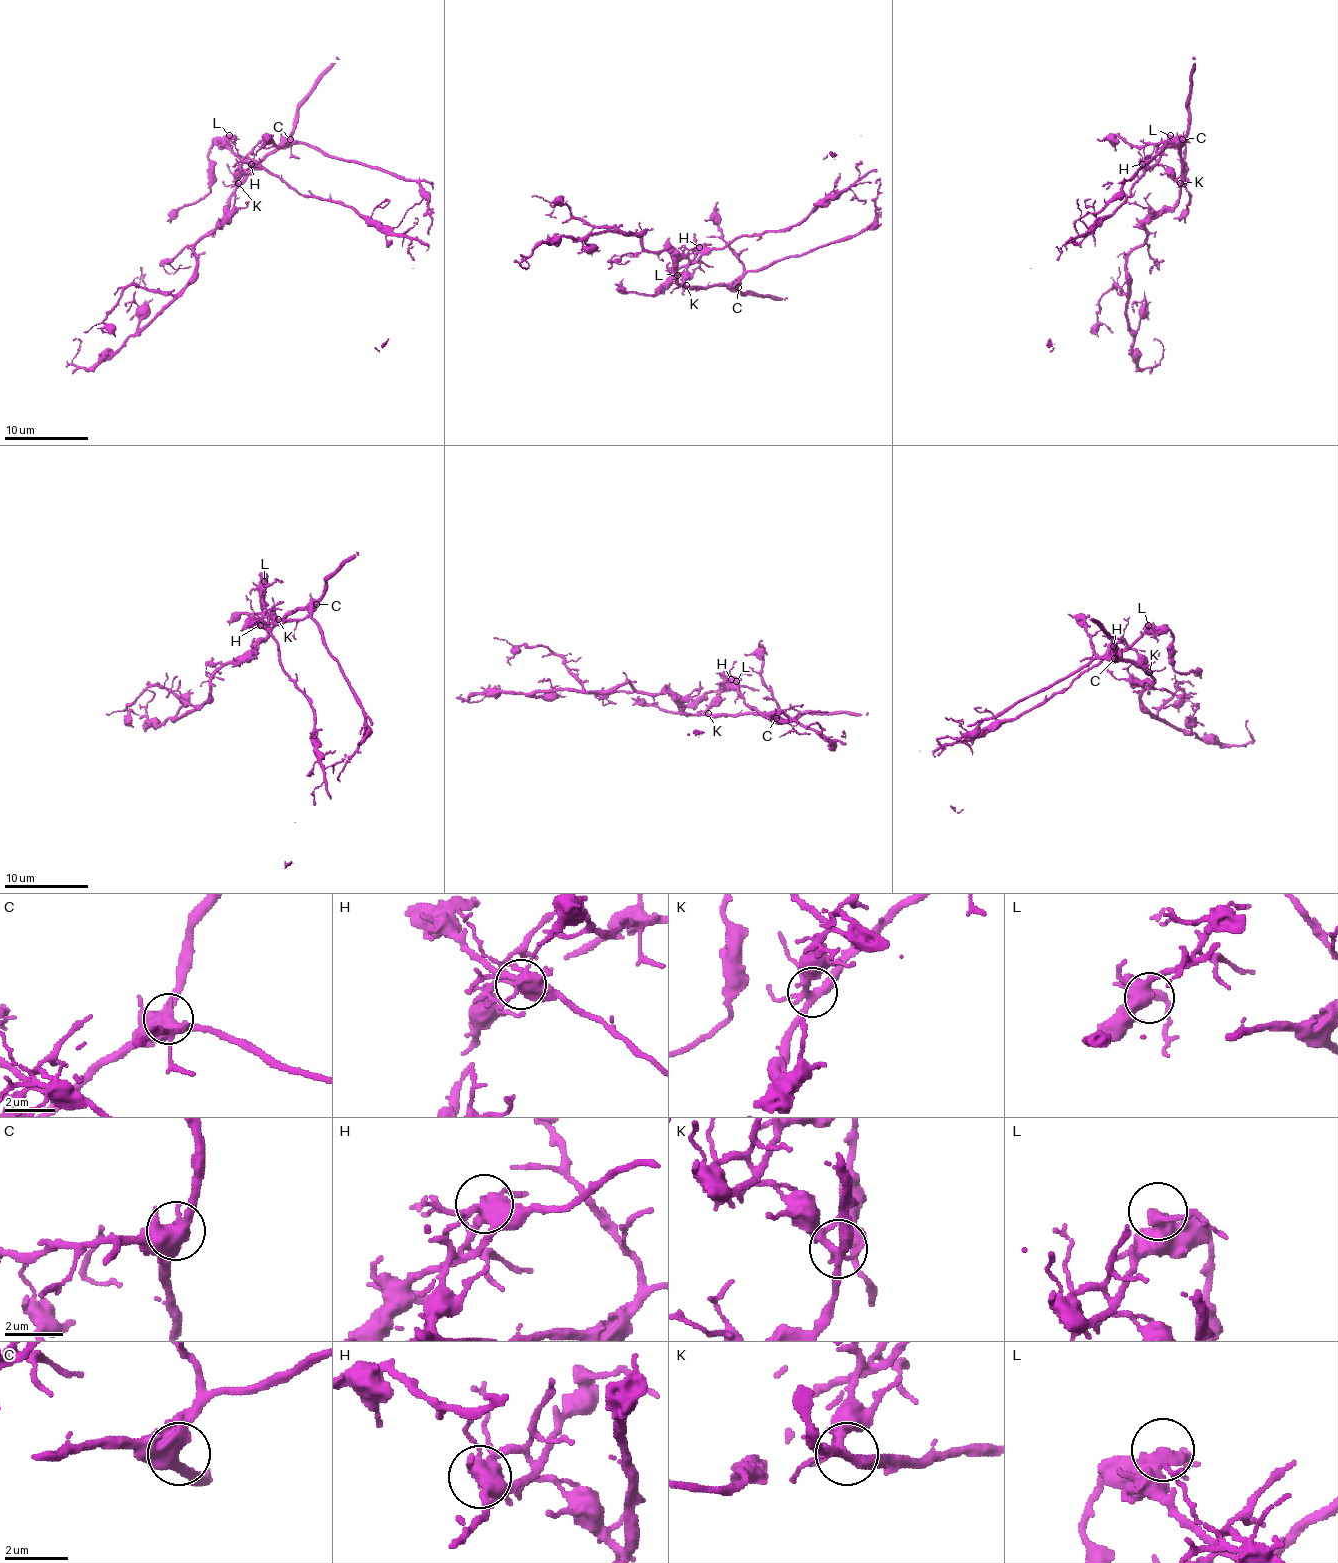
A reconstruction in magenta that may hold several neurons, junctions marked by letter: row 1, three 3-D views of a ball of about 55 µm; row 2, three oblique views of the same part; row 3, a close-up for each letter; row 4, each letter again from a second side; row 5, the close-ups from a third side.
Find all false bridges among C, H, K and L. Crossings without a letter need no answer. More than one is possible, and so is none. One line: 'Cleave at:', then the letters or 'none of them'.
Cleave at: H

